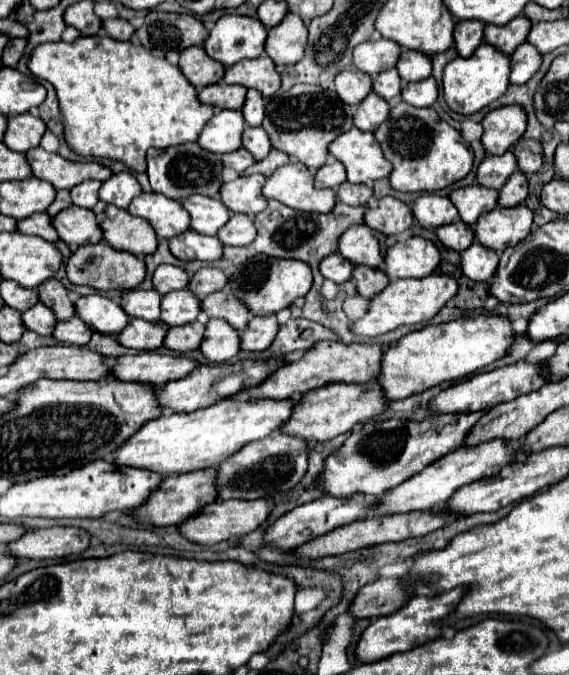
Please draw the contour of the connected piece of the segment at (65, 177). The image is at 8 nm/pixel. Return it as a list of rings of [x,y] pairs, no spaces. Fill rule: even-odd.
[[[32,148],[26,152],[26,158],[32,166],[32,172],[40,180],[48,180],[54,184],[56,190],[60,188],[72,188],[84,180],[100,180],[104,182],[108,176],[100,174],[112,174],[110,168],[98,164],[98,162],[72,162],[62,158],[56,152],[46,152],[44,148]]]

